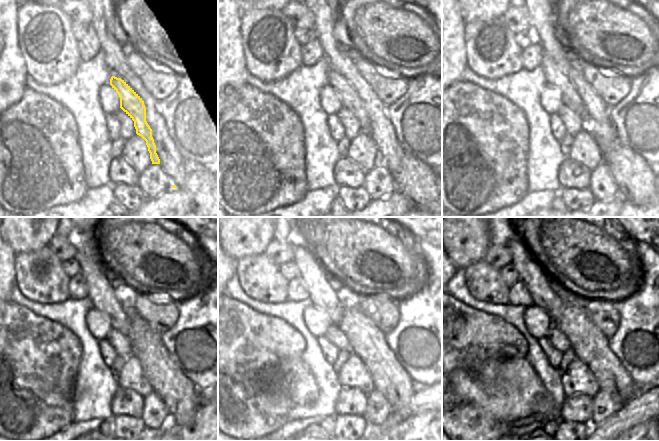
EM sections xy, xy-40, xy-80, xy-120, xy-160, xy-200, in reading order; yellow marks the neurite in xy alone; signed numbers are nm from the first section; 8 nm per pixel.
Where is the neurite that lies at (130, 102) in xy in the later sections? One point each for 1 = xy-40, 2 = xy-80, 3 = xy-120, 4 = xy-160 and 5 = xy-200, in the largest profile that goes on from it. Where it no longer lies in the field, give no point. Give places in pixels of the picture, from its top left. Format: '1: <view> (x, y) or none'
1: xy-40 (350, 100)
2: xy-80 (554, 76)
3: xy-120 (100, 292)
4: xy-160 (318, 284)
5: xy-200 (539, 282)

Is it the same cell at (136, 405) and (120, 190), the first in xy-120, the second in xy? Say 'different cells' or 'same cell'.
different cells

